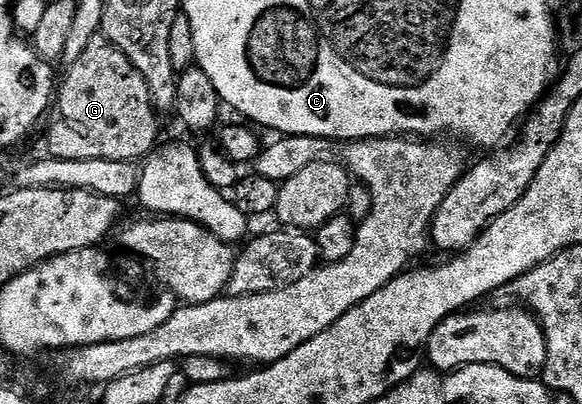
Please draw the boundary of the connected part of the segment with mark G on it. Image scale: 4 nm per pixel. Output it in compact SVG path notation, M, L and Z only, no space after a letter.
M101 36L88 40L88 48L80 52L75 62L65 67L66 79L61 79L56 90L56 110L58 115L51 117L50 135L46 142L50 145L49 157L60 160L124 160L137 163L146 158L158 146L158 118L154 103L150 101L150 90L144 76L136 72L132 60Z

